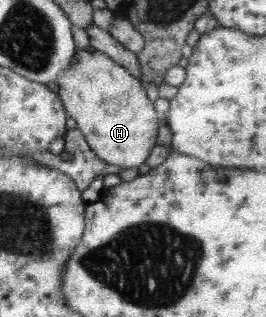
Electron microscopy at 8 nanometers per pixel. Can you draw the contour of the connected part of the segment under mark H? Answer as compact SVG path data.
M87 45L75 48L69 64L56 80L58 91L64 103L65 112L75 121L75 128L81 131L91 152L107 164L119 166L121 169L141 166L149 156L149 151L156 145L160 120L153 109L153 103L145 96L143 84L122 65L105 56L95 48Z

